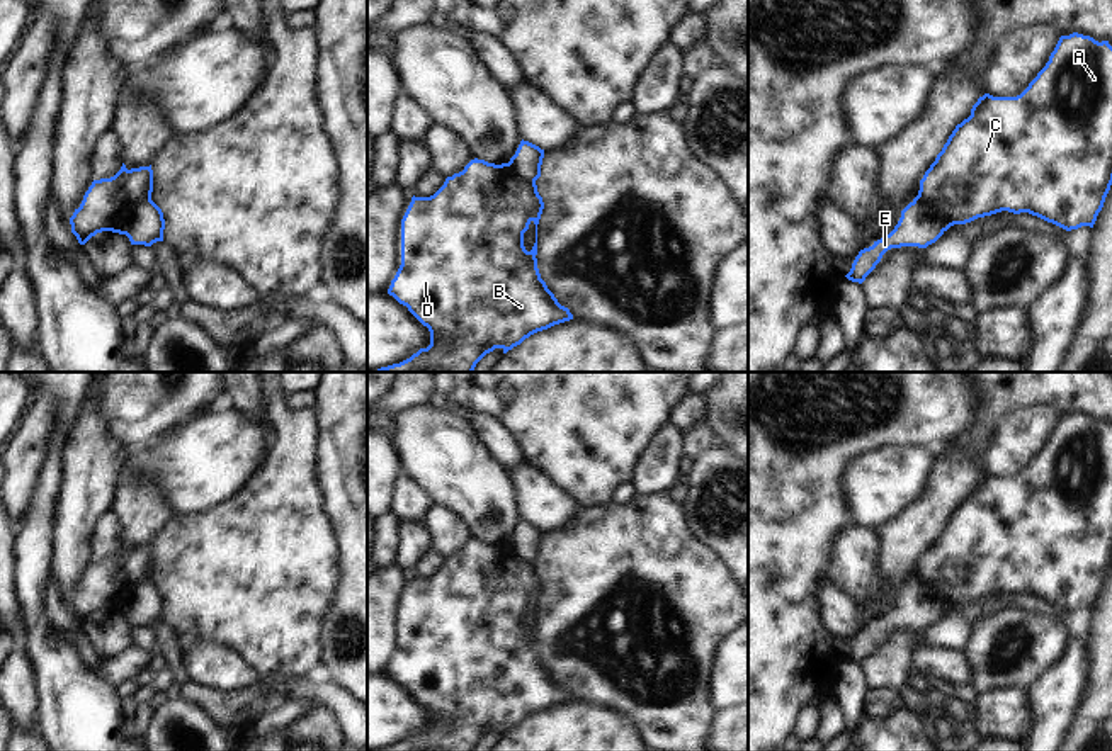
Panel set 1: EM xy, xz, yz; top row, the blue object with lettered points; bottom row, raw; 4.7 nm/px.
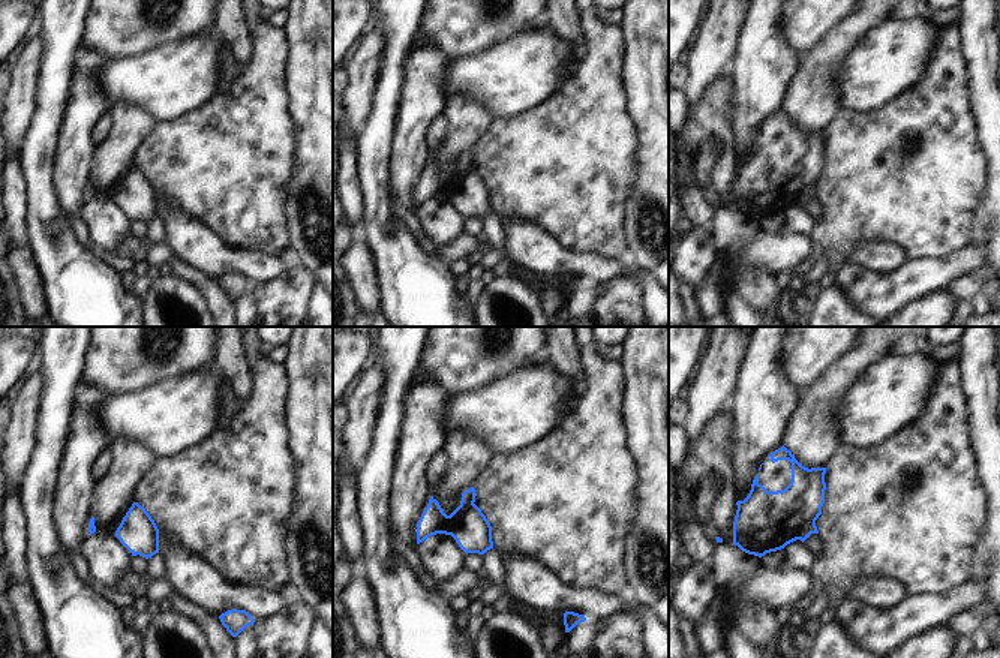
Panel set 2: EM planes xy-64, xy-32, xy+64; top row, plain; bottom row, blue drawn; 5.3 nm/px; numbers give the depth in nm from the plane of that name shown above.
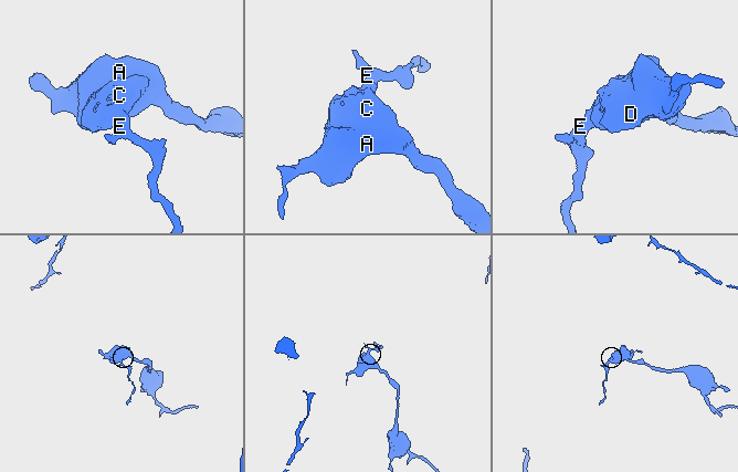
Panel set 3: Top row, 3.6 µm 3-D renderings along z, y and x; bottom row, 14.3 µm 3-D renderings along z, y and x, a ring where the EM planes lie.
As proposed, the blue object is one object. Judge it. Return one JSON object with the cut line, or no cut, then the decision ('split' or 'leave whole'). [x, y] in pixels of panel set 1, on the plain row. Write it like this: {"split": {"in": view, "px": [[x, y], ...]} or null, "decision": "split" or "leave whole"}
{"split": {"in": "xy", "px": [[150, 578], [138, 587], [124, 614]]}, "decision": "split"}

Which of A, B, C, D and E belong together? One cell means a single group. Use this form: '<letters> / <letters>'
A B C D / E

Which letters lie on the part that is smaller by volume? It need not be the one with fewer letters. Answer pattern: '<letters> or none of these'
E

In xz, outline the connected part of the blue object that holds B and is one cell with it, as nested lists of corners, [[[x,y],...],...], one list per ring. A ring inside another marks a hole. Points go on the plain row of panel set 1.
[[[471,540],[462,552],[447,557],[444,566],[430,578],[411,578],[411,583],[401,600],[401,646],[391,661],[388,675],[393,676],[400,685],[406,686],[408,692],[430,712],[430,726],[420,729],[410,739],[381,748],[377,751],[474,751],[476,744],[495,729],[502,729],[503,734],[520,726],[530,715],[547,710],[554,705],[573,700],[568,688],[561,686],[554,675],[547,669],[546,663],[541,659],[537,649],[537,605],[544,590],[542,578],[537,573],[536,562],[522,557],[517,549],[508,544],[495,545],[485,540]],[[529,605],[536,605],[536,624],[530,632],[524,627],[524,613]]]

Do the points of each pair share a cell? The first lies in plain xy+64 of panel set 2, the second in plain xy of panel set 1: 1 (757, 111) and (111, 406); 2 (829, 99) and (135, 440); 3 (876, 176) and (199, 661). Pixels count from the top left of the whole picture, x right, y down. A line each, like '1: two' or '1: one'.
1: two
2: two
3: two

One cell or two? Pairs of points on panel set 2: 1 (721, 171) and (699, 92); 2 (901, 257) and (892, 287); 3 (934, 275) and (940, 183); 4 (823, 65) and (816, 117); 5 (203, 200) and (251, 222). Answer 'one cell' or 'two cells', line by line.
1: two cells
2: two cells
3: two cells
4: one cell
5: one cell

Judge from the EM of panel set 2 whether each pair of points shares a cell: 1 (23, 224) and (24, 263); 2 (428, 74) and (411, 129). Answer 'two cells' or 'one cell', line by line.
1: two cells
2: one cell

